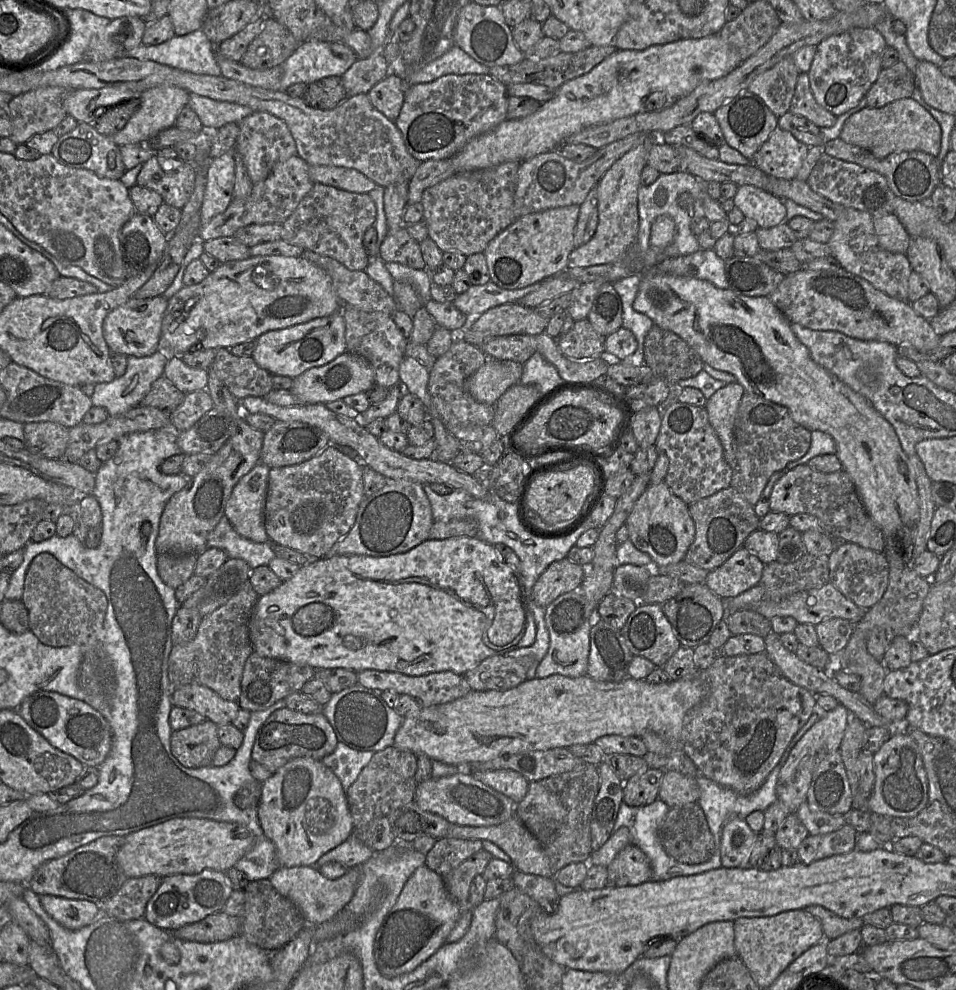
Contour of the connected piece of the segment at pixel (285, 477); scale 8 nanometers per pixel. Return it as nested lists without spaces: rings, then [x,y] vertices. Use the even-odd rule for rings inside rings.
[[[328,445],[314,457],[291,466],[270,468],[264,510],[264,523],[269,541],[298,550],[311,559],[326,555],[339,539],[343,538],[355,523],[357,511],[364,498],[363,464]]]

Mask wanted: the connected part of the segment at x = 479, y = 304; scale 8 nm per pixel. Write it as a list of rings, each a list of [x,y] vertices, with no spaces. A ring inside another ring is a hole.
[[[491,280],[484,285],[471,285],[470,288],[458,294],[453,305],[467,315],[467,326],[474,323],[487,310],[509,303],[516,303],[527,294],[539,289],[542,282],[536,282],[521,289],[503,289]]]

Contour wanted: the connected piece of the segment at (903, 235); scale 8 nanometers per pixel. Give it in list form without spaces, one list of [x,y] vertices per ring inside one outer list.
[[[894,213],[875,216],[874,229],[880,246],[892,253],[906,254],[911,236]]]

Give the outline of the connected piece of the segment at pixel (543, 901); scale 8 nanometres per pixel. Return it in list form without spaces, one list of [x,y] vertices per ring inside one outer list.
[[[515,871],[511,876],[514,887],[534,899],[546,913],[553,913],[560,895],[556,891],[553,878]]]

